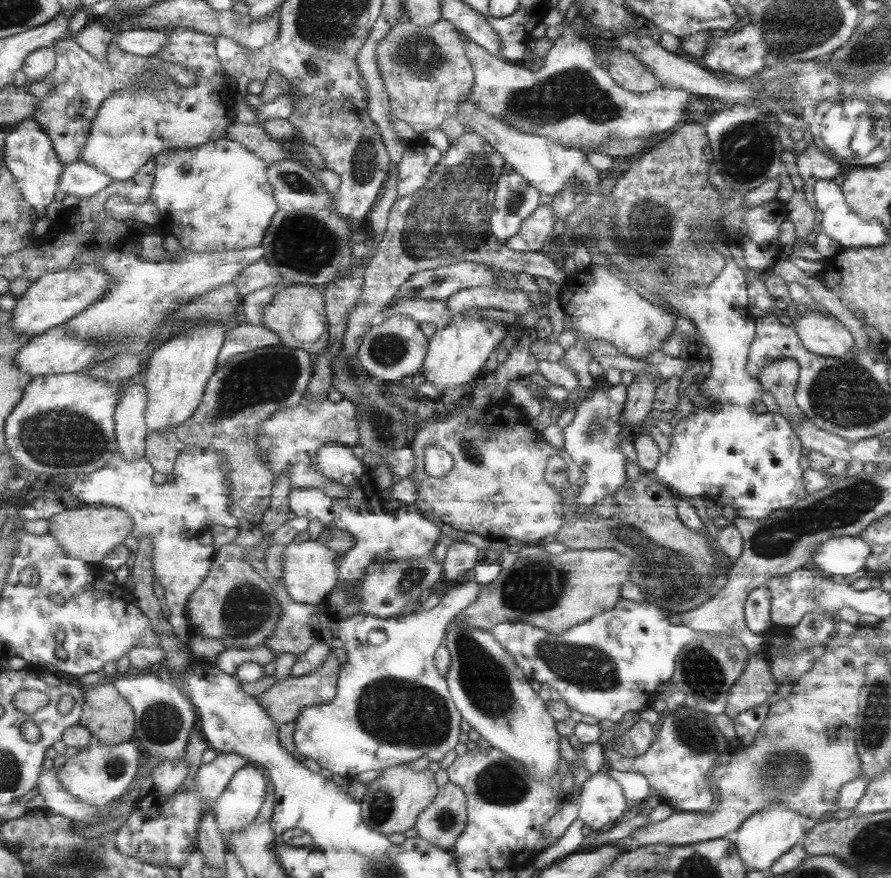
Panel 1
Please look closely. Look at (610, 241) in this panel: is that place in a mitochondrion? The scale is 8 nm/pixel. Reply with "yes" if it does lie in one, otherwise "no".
yes

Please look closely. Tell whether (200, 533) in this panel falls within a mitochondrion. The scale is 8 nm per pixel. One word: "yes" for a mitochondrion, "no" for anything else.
no

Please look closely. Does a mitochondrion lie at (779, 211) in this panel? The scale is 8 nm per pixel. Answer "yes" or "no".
no

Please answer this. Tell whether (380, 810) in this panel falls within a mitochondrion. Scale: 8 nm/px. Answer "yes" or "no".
yes

